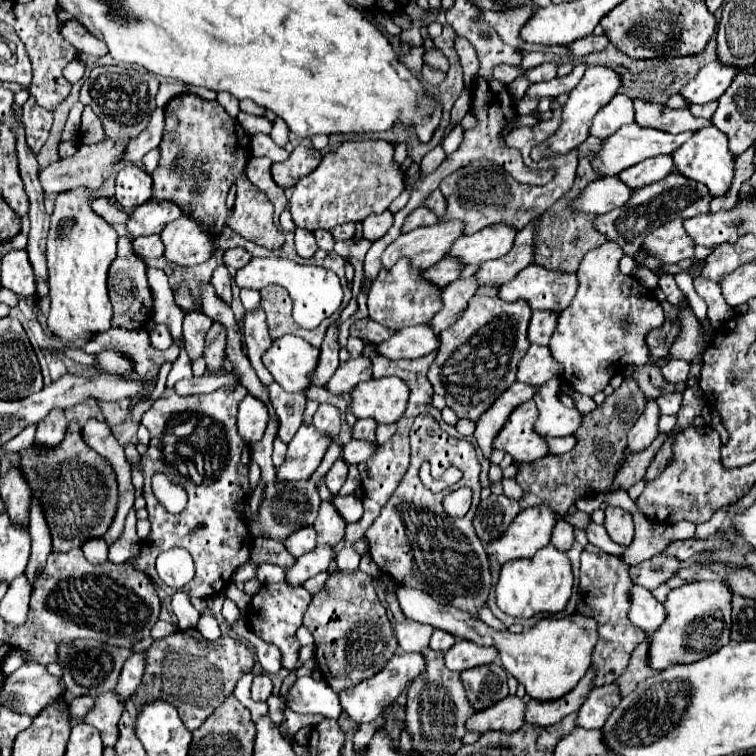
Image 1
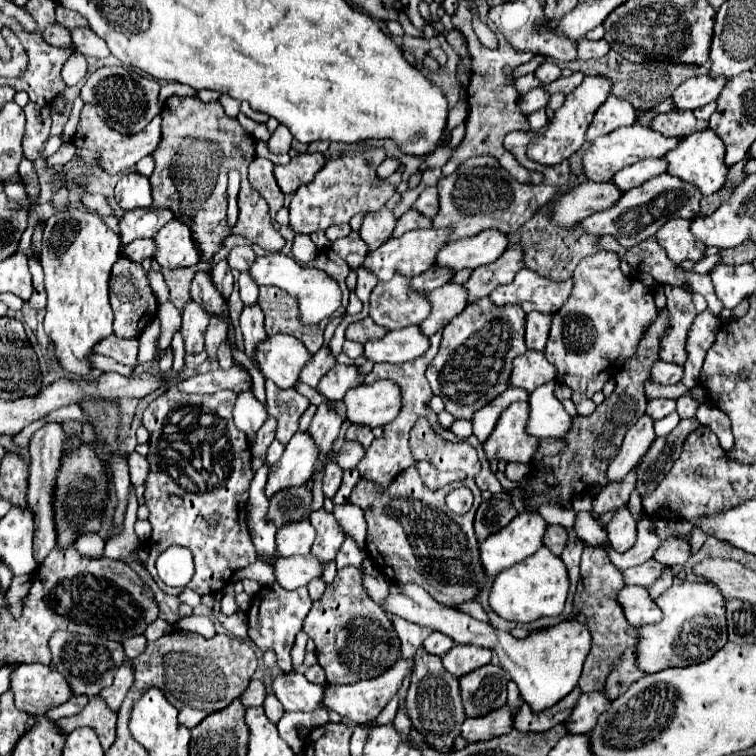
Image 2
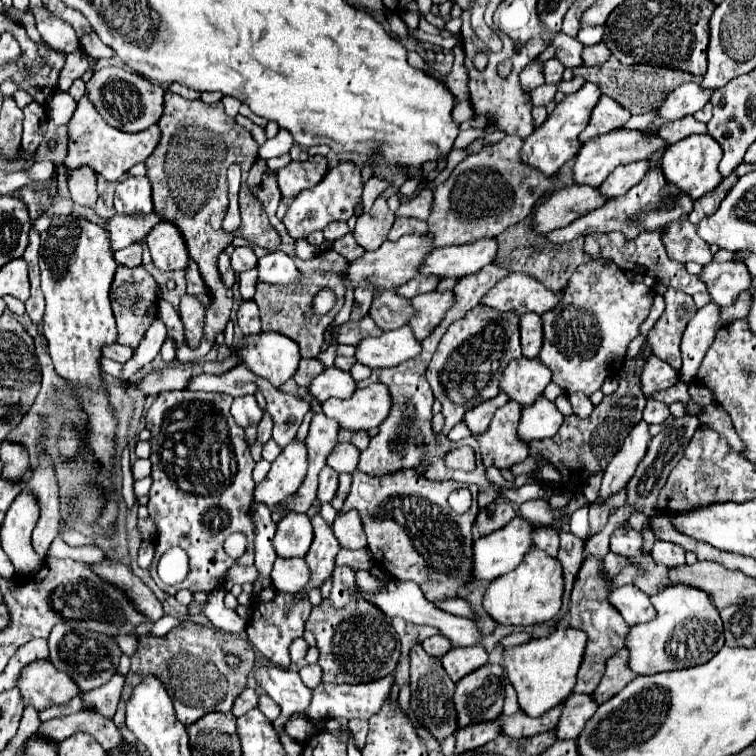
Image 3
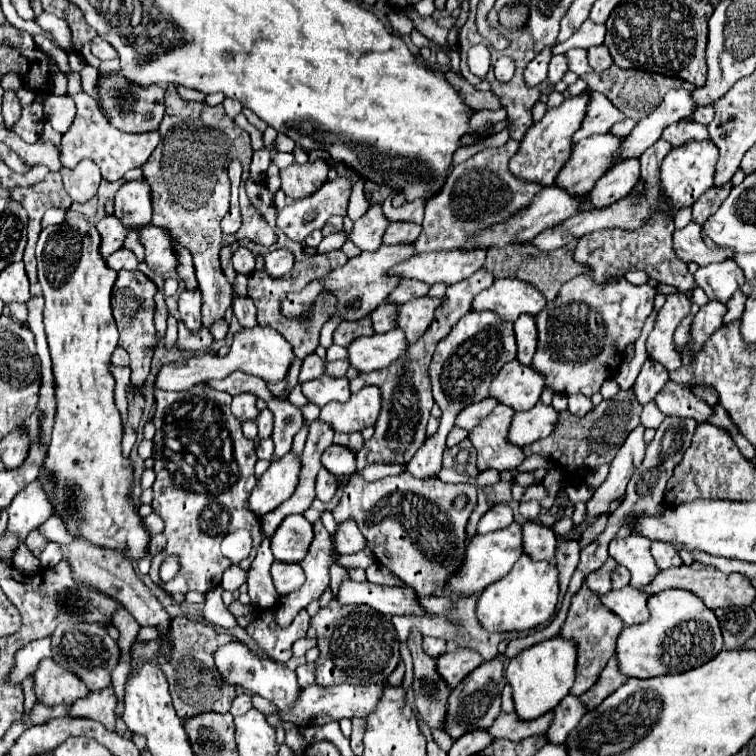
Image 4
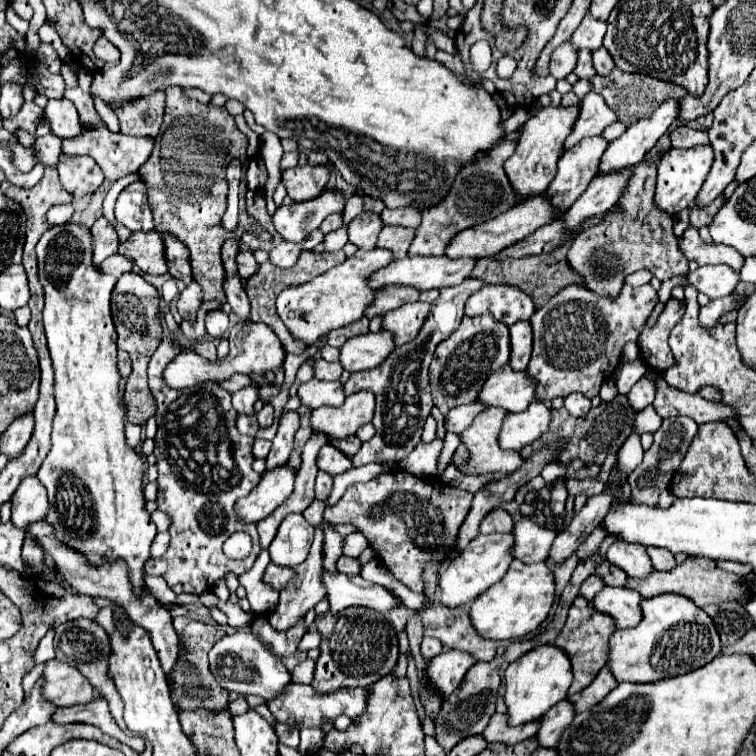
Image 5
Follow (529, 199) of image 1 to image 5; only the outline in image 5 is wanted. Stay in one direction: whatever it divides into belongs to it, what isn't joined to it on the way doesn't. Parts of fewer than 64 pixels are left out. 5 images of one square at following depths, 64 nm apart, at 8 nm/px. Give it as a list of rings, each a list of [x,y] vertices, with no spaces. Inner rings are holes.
[[[506,140],[498,144],[494,150],[490,150],[490,154],[480,156],[474,164],[464,166],[460,170],[446,200],[436,208],[422,212],[422,224],[416,228],[414,240],[408,248],[408,256],[442,256],[446,250],[446,244],[450,242],[450,238],[454,238],[454,234],[478,222],[496,218],[498,214],[516,206],[516,194],[504,172],[504,162],[510,158],[510,154],[514,154],[514,148],[516,148],[516,142]]]

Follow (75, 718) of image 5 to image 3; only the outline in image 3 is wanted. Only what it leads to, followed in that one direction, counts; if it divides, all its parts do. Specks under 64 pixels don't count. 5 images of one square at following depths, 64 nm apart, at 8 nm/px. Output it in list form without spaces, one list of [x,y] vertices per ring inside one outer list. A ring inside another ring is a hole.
[[[114,674],[106,686],[100,686],[96,690],[82,694],[82,708],[90,708],[102,714],[104,718],[112,718],[120,700],[122,686],[124,686],[124,676]]]

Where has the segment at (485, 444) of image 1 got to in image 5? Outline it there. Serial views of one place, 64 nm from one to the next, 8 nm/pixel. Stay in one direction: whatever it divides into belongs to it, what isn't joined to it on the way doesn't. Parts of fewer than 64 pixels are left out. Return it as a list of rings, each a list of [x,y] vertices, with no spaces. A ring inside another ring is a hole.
[[[476,404],[454,406],[454,408],[444,416],[444,428],[446,428],[446,432],[456,432],[456,434],[460,434],[462,430],[466,430],[468,422],[474,420],[474,414],[480,414],[482,410],[486,410],[486,408],[484,408],[484,406],[476,406]]]

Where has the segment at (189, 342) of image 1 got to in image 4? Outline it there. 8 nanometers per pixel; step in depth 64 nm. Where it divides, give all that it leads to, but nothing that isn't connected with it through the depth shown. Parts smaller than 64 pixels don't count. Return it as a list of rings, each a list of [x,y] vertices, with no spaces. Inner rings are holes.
[[[184,290],[178,300],[178,310],[180,310],[180,320],[190,328],[198,330],[202,324],[200,318],[200,306],[202,306],[202,296],[198,290]]]

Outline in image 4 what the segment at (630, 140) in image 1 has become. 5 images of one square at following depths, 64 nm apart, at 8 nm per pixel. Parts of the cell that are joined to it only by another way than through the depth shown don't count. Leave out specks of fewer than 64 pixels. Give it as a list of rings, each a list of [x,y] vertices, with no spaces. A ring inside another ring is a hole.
[[[604,134],[590,136],[574,144],[570,158],[556,178],[556,186],[572,196],[586,194],[586,190],[594,186],[594,178],[598,178],[598,174],[604,174],[608,166],[614,164],[610,162],[610,154],[618,150],[618,142],[622,142],[618,136]]]

